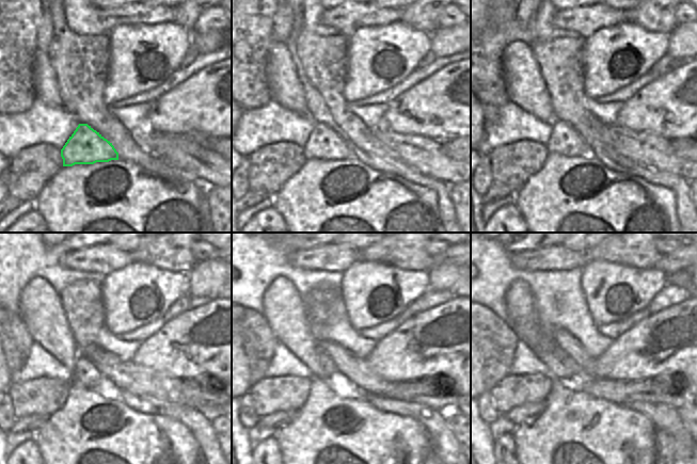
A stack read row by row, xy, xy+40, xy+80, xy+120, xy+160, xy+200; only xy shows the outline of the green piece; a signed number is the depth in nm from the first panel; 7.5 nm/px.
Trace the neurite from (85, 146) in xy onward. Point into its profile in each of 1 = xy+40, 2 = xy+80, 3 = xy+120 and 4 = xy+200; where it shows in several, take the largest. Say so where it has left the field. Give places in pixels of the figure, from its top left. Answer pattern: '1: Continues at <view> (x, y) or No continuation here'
1: Continues at xy+40 (323, 144)
2: Continues at xy+80 (564, 140)
3: Continues at xy+120 (84, 372)
4: Continues at xy+200 (558, 352)

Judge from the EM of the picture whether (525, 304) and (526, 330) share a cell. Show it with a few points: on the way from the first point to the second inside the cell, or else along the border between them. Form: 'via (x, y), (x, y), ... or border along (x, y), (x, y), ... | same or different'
via (525, 310), (525, 323) | same

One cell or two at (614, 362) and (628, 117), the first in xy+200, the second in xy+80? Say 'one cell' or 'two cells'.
one cell

